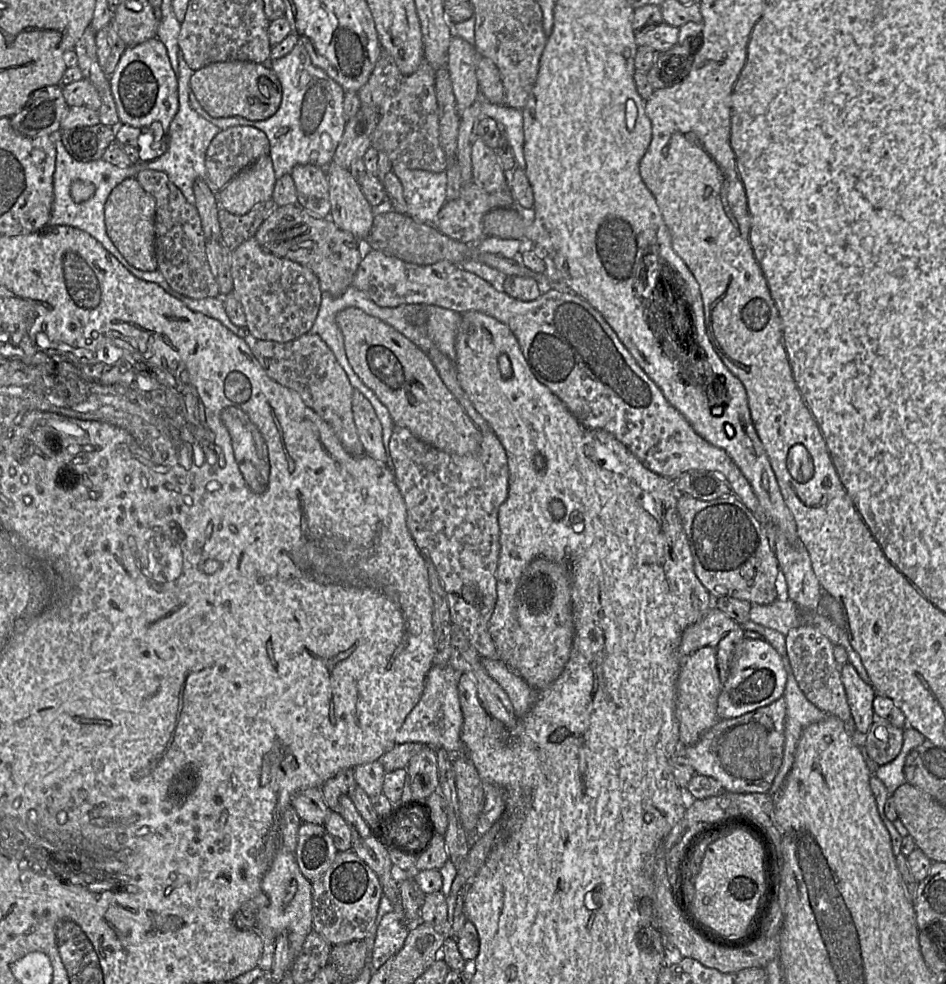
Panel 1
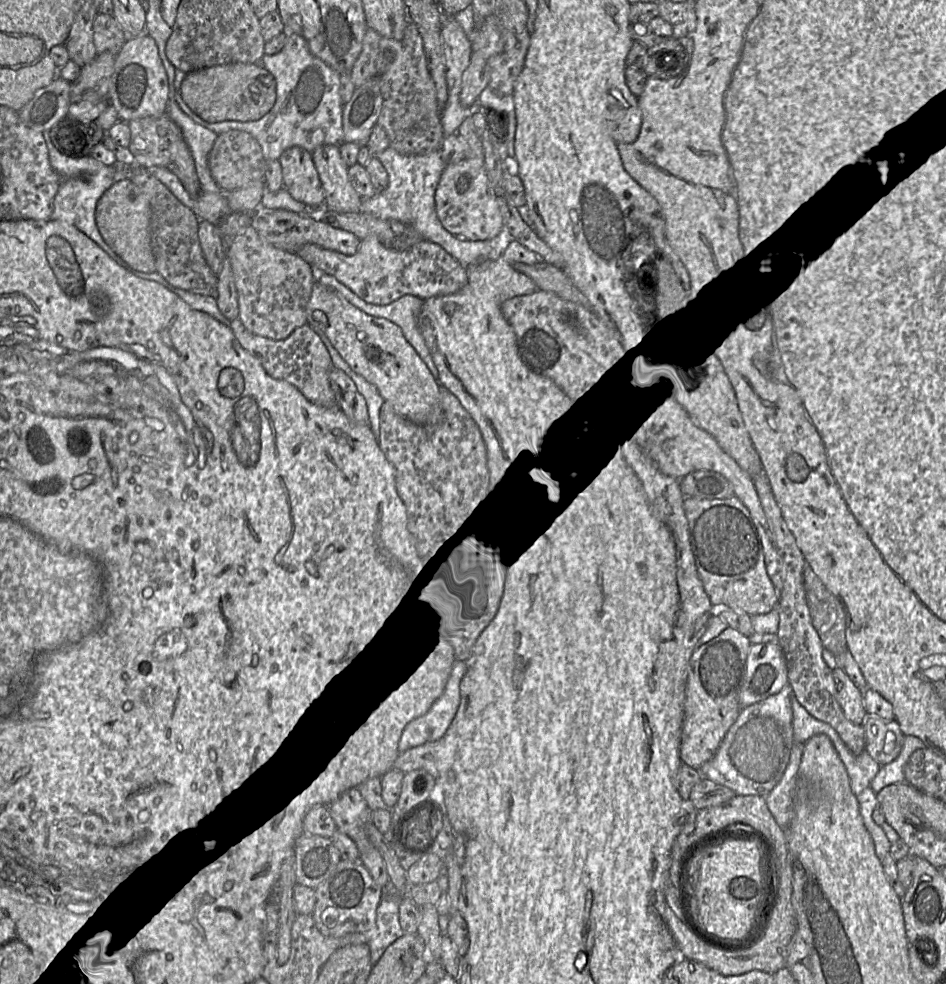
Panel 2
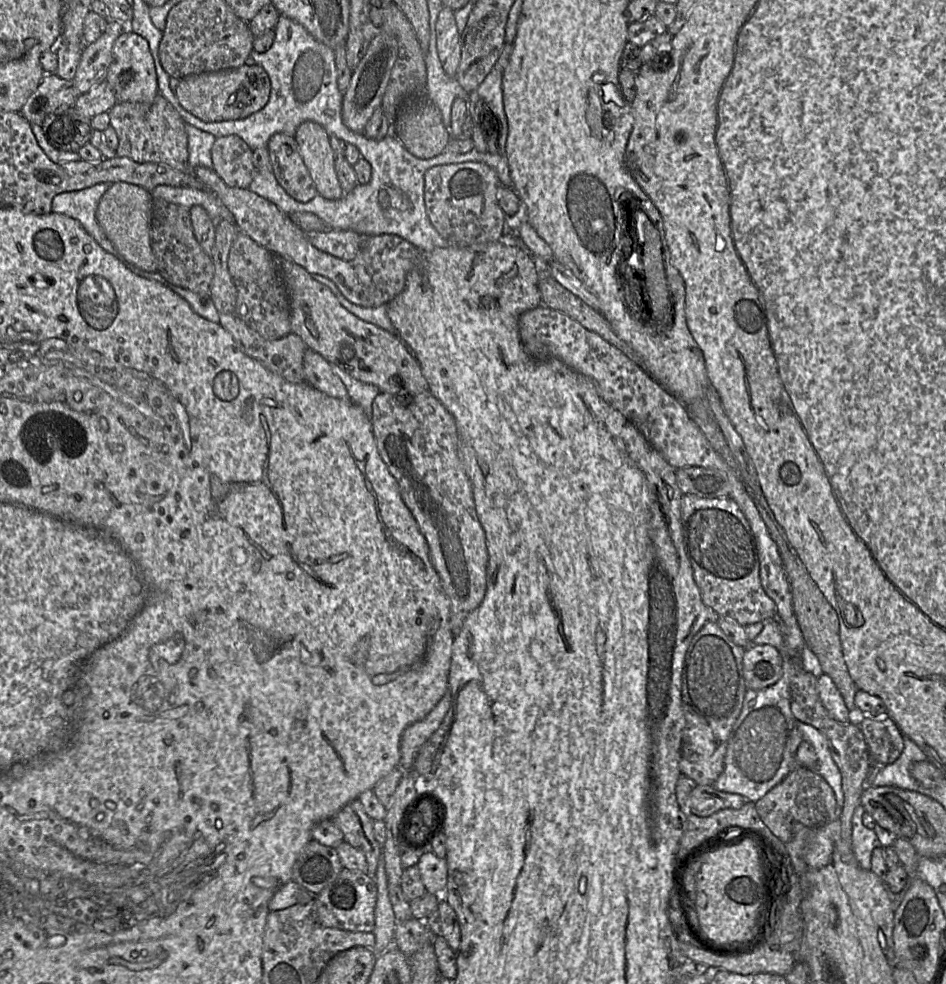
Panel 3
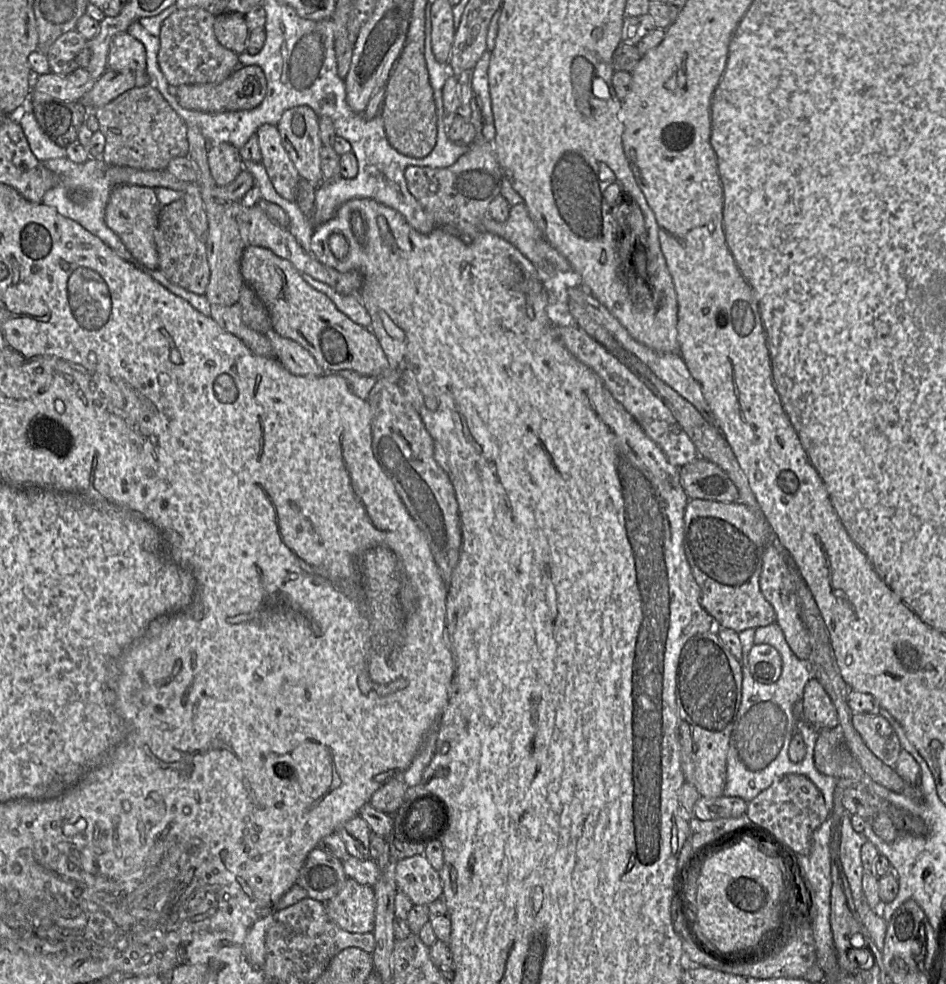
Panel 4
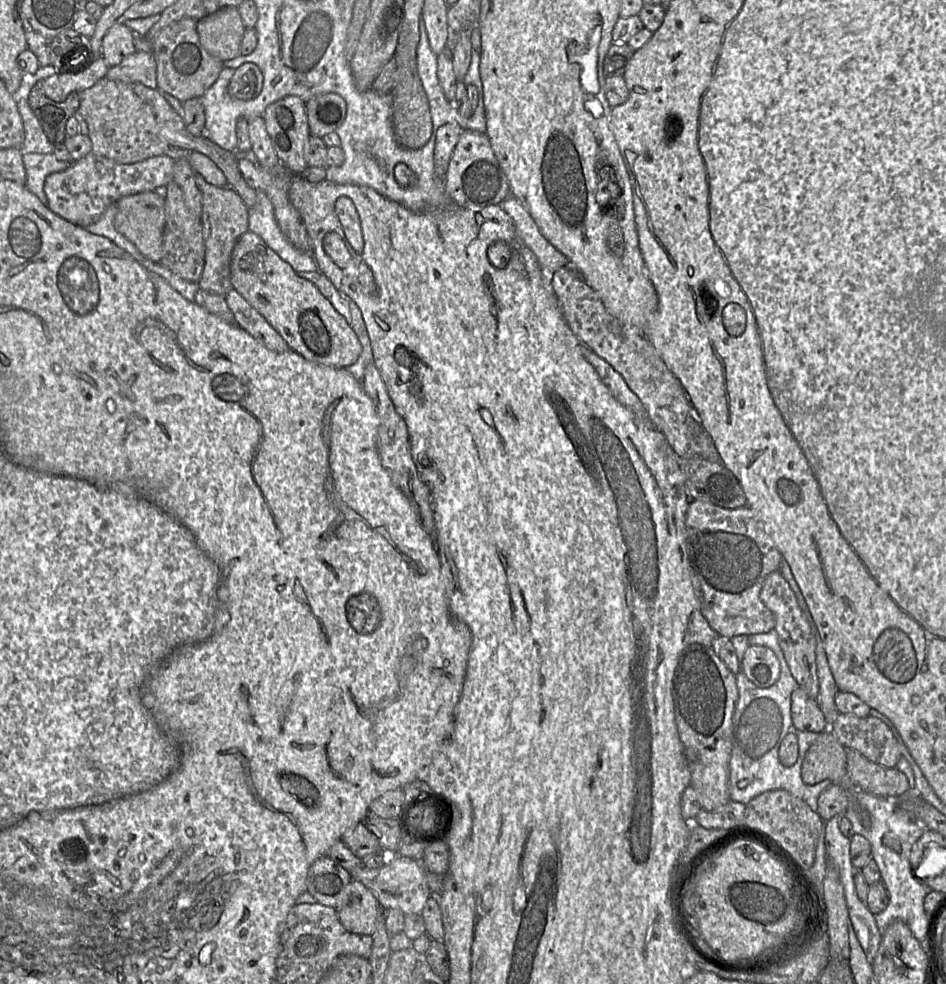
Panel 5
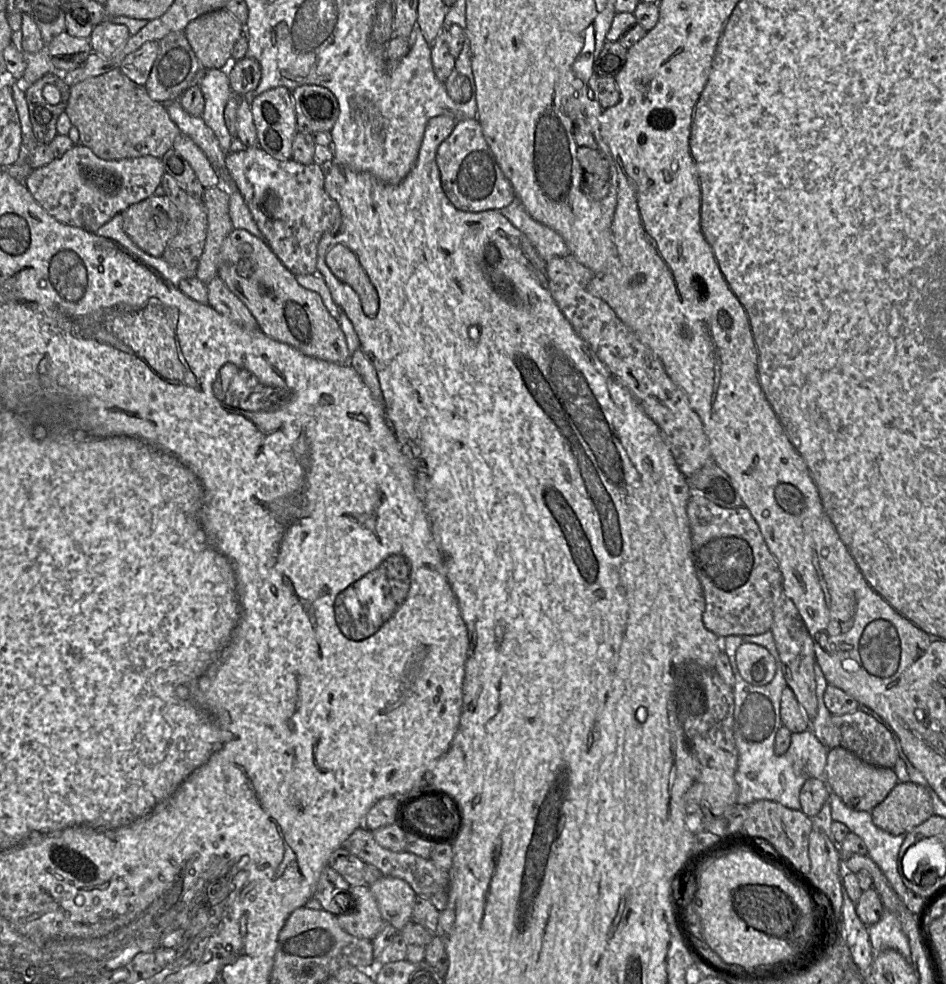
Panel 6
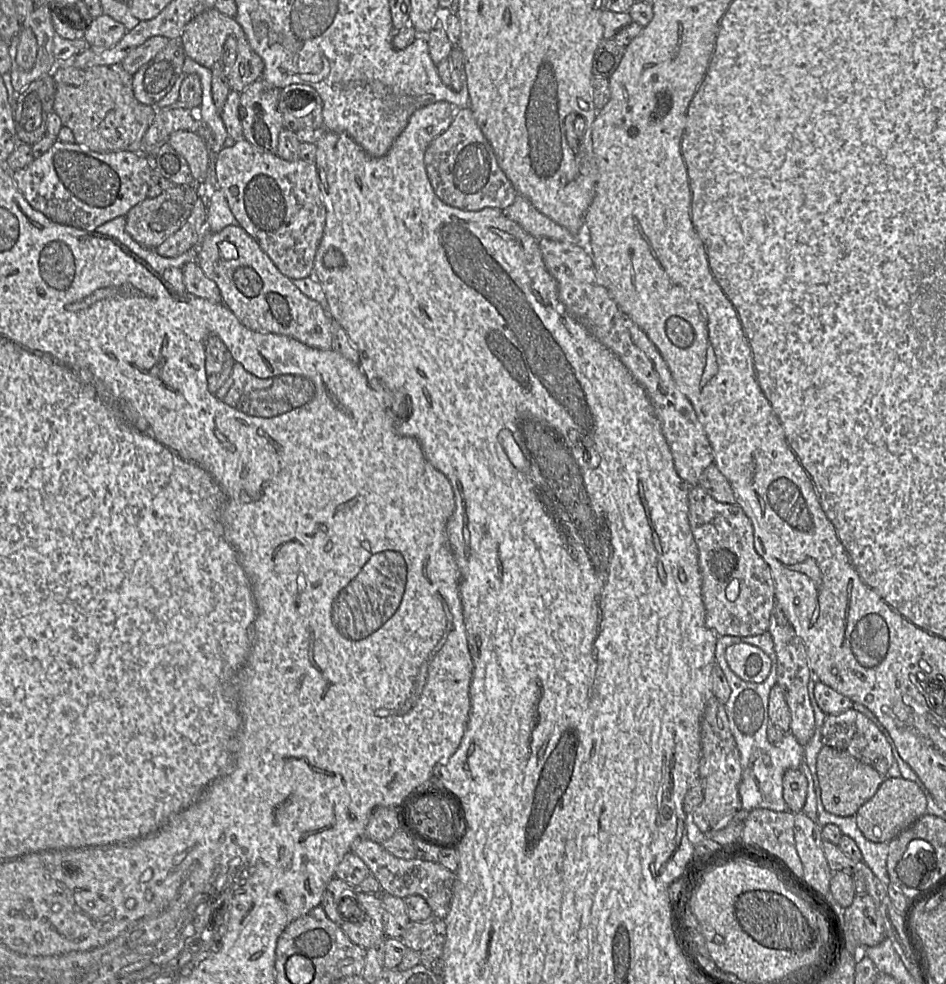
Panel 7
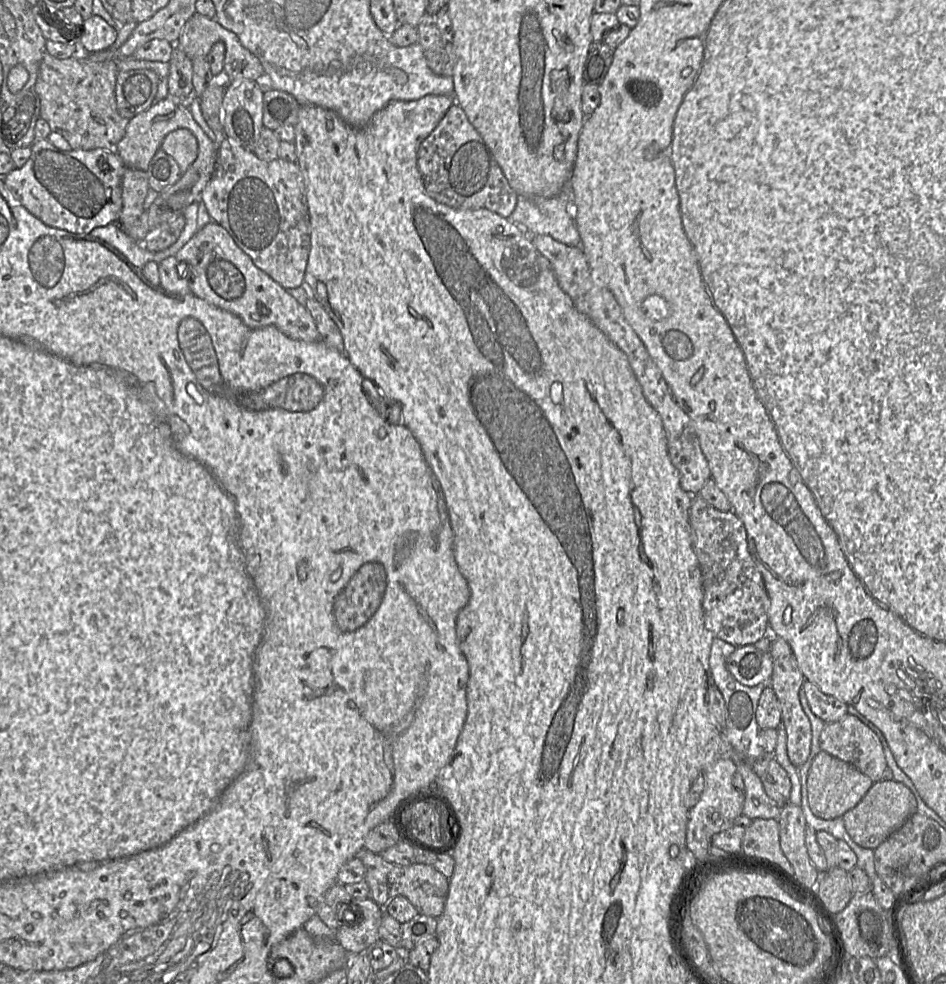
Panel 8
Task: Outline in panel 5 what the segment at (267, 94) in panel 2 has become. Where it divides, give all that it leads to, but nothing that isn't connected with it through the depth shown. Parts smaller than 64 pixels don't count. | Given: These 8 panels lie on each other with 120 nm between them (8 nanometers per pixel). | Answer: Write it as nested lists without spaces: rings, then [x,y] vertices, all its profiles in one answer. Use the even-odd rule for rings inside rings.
[[[244,63],[235,69],[228,85],[228,93],[240,100],[256,98],[263,86],[263,74],[254,63]]]

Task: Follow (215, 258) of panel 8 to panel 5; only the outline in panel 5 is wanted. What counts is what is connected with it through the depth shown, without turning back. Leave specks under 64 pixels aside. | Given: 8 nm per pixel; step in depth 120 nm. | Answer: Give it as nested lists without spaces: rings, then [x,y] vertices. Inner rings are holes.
[[[248,230],[239,237],[231,254],[230,274],[233,289],[306,360],[338,368],[358,360],[362,346],[350,324],[313,283],[301,278],[260,236]]]

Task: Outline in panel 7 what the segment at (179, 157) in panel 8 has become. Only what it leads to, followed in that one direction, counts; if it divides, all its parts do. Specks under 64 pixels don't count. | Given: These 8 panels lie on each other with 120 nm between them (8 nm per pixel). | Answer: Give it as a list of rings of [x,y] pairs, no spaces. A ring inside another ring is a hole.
[[[178,130],[166,142],[185,158],[195,181],[204,184],[209,167],[208,148],[204,140],[196,133]]]

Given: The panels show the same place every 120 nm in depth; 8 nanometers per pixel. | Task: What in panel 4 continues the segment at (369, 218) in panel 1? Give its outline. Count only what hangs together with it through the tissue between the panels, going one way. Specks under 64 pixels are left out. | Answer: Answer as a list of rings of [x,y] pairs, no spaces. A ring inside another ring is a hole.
[[[308,106],[287,109],[276,127],[282,145],[295,165],[301,179],[313,185],[324,181],[320,167],[319,117]]]

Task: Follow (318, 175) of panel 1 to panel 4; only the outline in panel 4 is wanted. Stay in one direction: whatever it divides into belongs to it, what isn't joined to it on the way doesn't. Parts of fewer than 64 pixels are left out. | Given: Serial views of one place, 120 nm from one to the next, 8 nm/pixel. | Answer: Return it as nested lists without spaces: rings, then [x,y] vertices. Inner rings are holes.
[[[263,124],[256,134],[268,177],[276,192],[289,201],[295,201],[300,176],[282,145],[276,125]]]

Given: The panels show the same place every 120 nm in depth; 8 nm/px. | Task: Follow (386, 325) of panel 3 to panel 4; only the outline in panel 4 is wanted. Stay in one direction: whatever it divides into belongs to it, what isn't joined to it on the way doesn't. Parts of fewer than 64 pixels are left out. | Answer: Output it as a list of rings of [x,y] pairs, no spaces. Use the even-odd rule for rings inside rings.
[[[301,274],[303,279],[316,290],[327,295],[336,305],[337,309],[356,324],[370,328],[371,317],[364,304],[357,295],[345,295],[337,292],[327,283],[315,279],[311,275]]]

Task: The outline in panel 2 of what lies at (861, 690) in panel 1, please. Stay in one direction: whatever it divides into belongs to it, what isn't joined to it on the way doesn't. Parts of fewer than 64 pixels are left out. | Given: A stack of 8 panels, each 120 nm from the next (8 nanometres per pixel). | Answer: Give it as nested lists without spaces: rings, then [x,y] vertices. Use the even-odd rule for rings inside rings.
[[[836,667],[832,673],[837,688],[837,701],[845,717],[854,724],[863,725],[867,716],[863,693],[843,669]]]

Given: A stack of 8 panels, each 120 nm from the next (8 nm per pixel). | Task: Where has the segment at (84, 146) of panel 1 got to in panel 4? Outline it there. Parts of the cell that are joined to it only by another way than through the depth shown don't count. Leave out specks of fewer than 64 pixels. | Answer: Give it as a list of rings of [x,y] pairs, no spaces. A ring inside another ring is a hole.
[[[51,99],[31,103],[30,110],[41,130],[59,147],[66,148],[77,142],[78,129],[90,113],[80,101]]]

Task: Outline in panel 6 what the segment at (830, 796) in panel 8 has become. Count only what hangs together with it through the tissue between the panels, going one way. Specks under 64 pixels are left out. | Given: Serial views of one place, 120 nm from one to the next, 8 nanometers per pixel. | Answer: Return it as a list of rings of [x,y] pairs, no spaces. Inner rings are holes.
[[[841,747],[828,750],[825,782],[830,792],[837,795],[847,807],[856,811],[867,812],[871,812],[881,803],[899,783],[894,769],[867,764],[852,752]]]

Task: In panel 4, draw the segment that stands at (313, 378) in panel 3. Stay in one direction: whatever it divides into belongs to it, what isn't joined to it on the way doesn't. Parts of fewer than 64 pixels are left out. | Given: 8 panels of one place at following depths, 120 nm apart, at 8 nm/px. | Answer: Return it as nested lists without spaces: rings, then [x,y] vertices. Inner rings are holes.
[[[273,329],[266,332],[265,336],[271,343],[276,359],[292,374],[318,377],[326,373],[309,351],[296,341],[282,337]]]

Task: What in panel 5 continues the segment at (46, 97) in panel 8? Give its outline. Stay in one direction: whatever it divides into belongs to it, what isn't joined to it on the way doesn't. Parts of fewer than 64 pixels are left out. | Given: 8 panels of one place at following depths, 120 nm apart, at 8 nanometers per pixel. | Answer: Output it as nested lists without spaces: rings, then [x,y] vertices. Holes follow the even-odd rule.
[[[104,77],[90,88],[79,92],[79,108],[76,115],[86,124],[87,136],[92,145],[91,152],[97,155],[119,164],[132,164],[154,156],[186,158],[190,152],[197,151],[210,158],[220,168],[227,179],[227,186],[241,197],[248,208],[256,203],[256,191],[243,179],[235,153],[219,147],[206,136],[192,135],[186,129],[182,115],[169,106],[157,88],[152,89],[141,83],[115,81]]]

